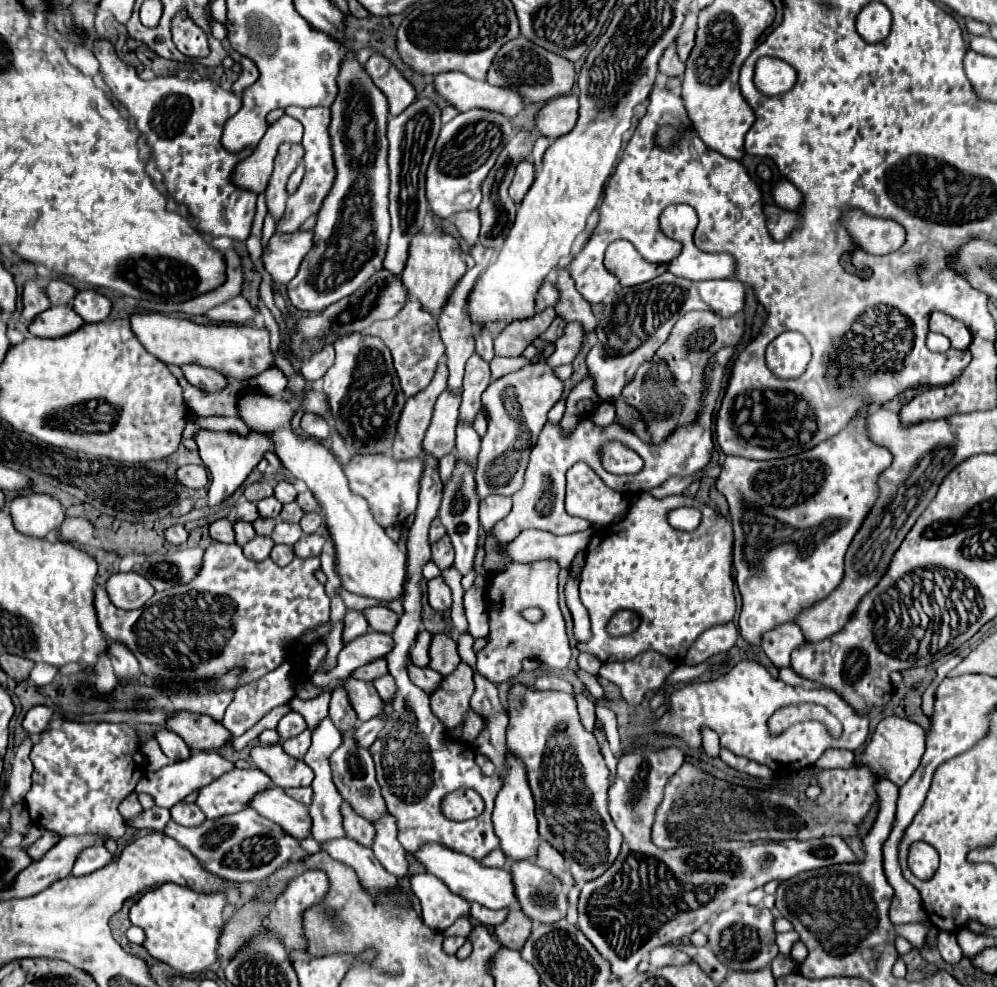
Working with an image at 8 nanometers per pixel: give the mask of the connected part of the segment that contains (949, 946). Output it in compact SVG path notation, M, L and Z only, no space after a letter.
M939 931L939 953L941 957L947 961L947 963L959 963L963 953L961 953L961 947L957 945L957 937L955 933L949 933L949 931Z

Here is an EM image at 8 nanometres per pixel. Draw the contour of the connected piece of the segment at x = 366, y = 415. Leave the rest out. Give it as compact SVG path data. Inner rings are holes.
M353 333L335 341L337 359L325 373L321 391L325 393L337 433L345 439L353 455L391 455L397 421L407 397L399 387L389 349L367 333Z

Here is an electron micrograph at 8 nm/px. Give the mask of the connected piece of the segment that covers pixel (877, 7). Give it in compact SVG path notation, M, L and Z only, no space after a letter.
M871 1L857 15L857 31L867 43L883 41L891 31L891 11L883 3Z

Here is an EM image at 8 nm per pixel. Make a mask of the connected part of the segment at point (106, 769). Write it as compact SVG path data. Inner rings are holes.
M65 721L59 729L47 729L41 733L41 741L31 749L33 761L33 787L27 793L25 805L31 821L37 827L67 835L101 835L109 839L121 839L125 835L125 819L117 811L119 803L135 789L137 781L145 773L145 759L139 749L137 731L127 723L71 723Z

